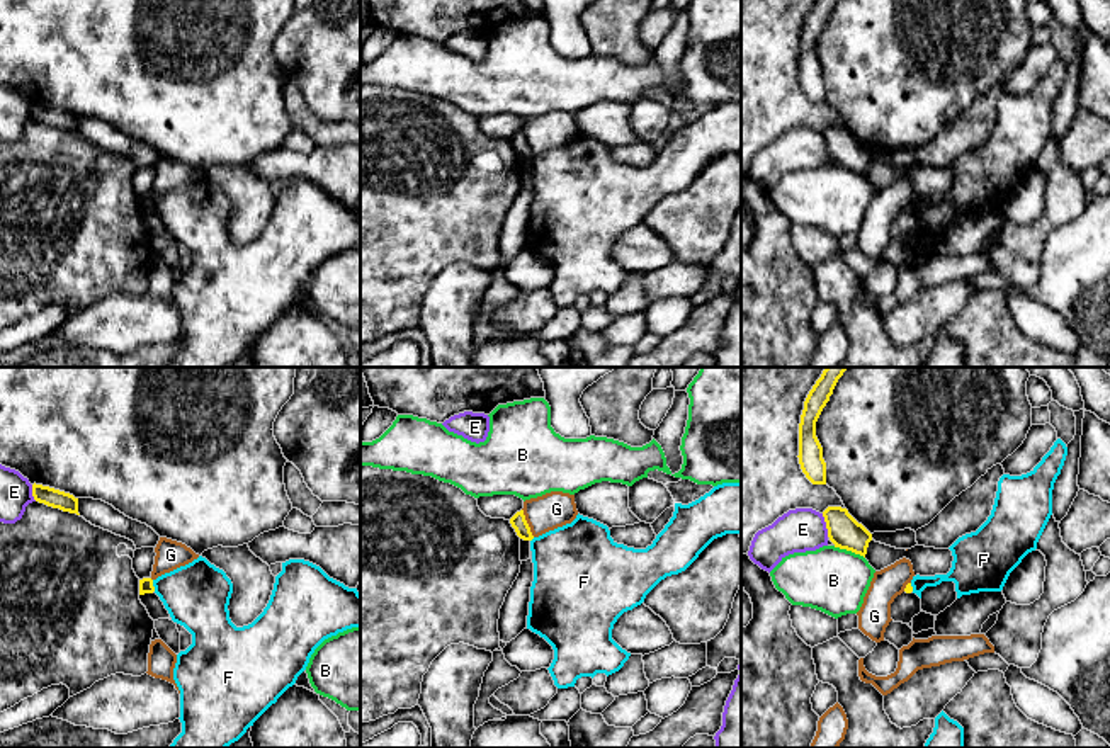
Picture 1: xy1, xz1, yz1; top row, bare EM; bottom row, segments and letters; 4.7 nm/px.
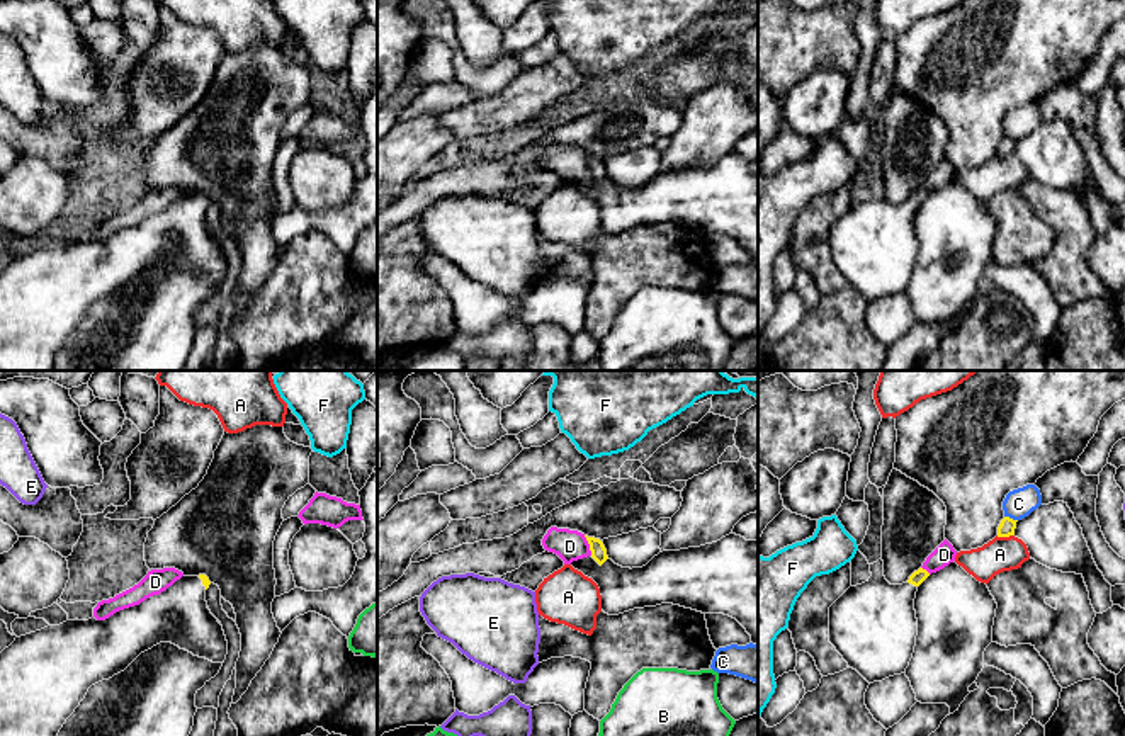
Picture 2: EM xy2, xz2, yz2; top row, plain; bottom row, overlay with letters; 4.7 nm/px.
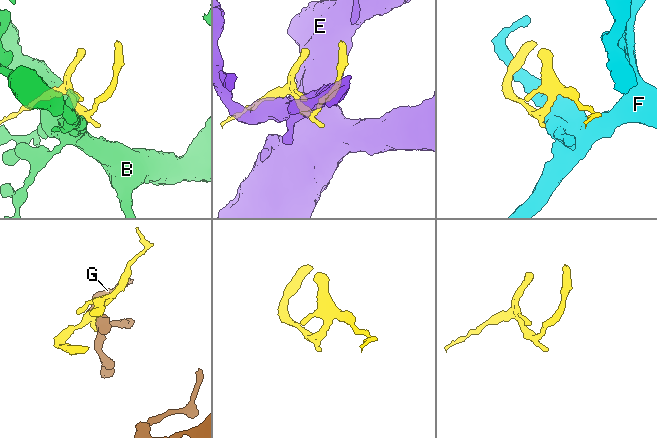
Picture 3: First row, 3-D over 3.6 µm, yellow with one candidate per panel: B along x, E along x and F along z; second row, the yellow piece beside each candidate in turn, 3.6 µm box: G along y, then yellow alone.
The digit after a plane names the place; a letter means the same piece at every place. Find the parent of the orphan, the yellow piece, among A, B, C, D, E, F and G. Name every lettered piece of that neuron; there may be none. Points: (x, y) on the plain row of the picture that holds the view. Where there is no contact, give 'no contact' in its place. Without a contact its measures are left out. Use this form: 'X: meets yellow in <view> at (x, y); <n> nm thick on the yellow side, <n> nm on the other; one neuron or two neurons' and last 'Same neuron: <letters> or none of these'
A: meets yellow in yz2 at (1005, 155); 80 nm thick on the yellow side, 160 nm on the other; two neurons
B: meets yellow in yz1 at (849, 169); 160 nm thick on the yellow side, 320 nm on the other; two neurons
C: meets yellow in yz2 at (1011, 138); 80 nm thick on the yellow side, 140 nm on the other; two neurons
D: meets yellow in xz2 at (590, 165); 80 nm thick on the yellow side, 150 nm on the other; two neurons
E: meets yellow in yz1 at (826, 145); 160 nm thick on the yellow side, 200 nm on the other; two neurons
F: meets yellow in xy1 at (152, 204); 60 nm thick on the yellow side, 300 nm on the other; two neurons
G: meets yellow in xz1 at (526, 141); 70 nm thick on the yellow side, 170 nm on the other; two neurons
Same neuron: none of these

